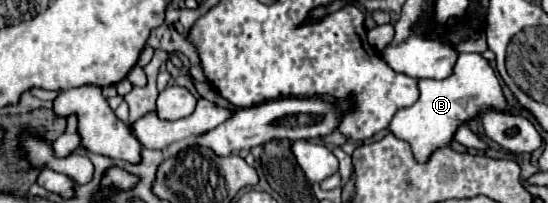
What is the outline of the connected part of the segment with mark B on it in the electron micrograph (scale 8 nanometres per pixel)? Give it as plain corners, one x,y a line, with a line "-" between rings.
460,54
454,74
446,80
420,80
420,98
408,106
398,110
396,118
390,122
390,130
396,138
406,140
412,146
416,160
428,160
428,156
442,146
448,146
458,124
468,122
486,108
506,110
510,112
508,102
502,96
500,82
482,54

